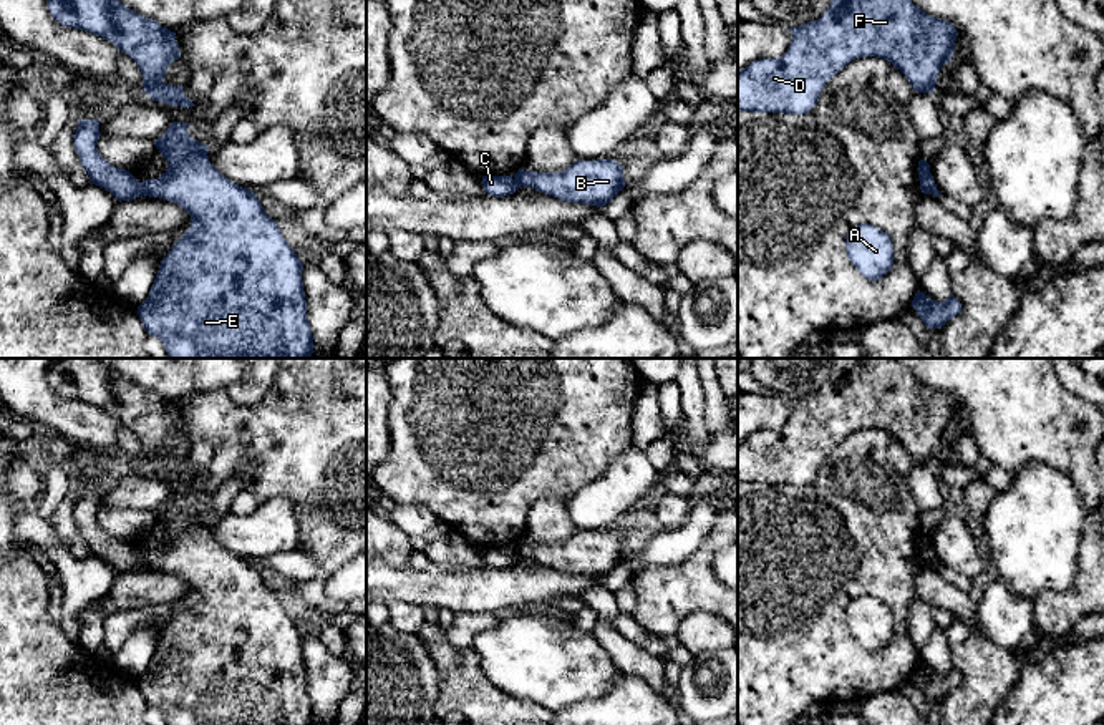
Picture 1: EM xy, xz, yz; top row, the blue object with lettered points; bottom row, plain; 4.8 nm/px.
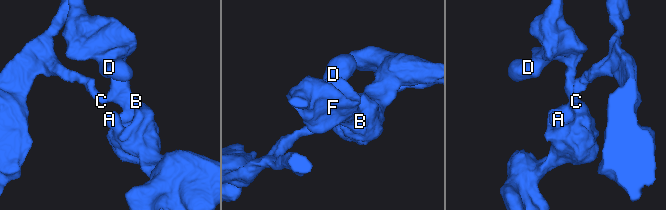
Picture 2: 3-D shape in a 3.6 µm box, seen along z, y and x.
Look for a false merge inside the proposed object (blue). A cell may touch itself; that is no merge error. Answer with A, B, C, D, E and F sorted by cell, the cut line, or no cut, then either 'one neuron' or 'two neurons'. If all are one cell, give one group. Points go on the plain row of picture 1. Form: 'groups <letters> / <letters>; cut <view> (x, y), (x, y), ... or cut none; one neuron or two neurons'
groups A B D E F / C; cut xy (140, 554), (146, 566); two neurons

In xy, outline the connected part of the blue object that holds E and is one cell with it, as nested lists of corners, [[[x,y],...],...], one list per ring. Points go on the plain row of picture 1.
[[[172,493],[156,511],[169,539],[157,551],[141,554],[146,567],[176,574],[191,587],[191,599],[161,632],[149,669],[138,679],[146,703],[157,708],[167,725],[313,725],[303,635],[257,567],[220,546],[209,533],[209,518],[192,511],[187,499],[189,494]]]

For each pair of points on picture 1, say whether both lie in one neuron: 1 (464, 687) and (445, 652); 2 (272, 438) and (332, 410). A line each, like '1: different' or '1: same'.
1: same
2: same

